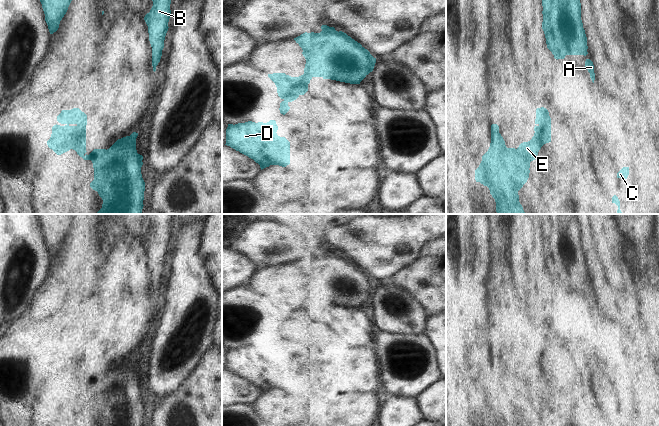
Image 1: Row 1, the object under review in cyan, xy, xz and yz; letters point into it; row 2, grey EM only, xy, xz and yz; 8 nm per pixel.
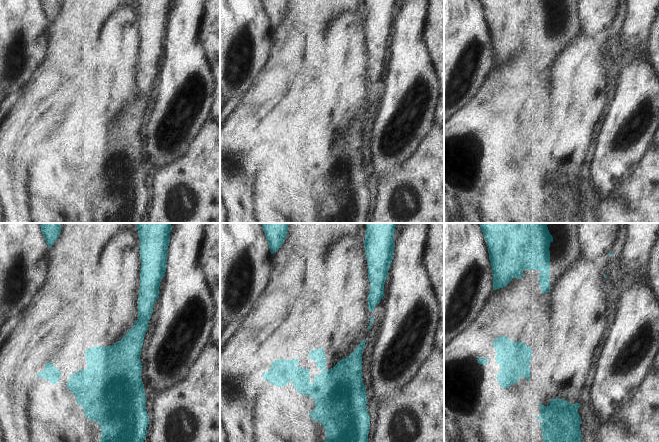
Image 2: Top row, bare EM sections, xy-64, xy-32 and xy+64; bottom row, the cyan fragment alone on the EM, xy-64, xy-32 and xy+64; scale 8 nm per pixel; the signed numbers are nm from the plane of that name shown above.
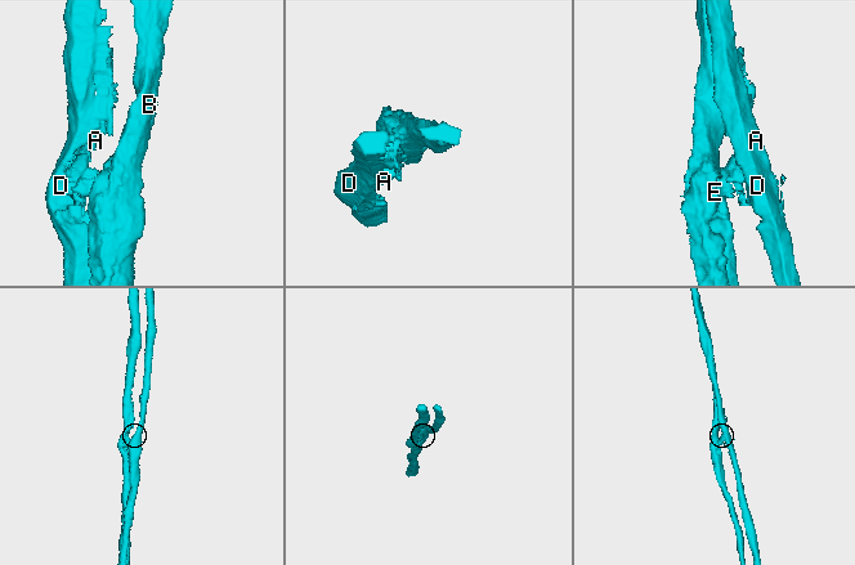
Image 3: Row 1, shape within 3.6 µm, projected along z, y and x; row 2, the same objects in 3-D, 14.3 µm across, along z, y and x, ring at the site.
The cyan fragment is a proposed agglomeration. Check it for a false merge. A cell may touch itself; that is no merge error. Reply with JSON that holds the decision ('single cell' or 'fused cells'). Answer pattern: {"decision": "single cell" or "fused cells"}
{"decision": "fused cells"}

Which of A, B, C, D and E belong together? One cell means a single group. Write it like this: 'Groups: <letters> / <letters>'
Groups: A C D / B E

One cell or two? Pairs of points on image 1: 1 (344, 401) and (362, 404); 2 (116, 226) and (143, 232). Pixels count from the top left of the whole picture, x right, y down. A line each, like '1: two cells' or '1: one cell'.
1: one cell
2: two cells

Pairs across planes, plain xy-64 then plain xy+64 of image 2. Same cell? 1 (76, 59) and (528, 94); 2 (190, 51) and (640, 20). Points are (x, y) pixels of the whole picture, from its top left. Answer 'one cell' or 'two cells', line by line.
1: one cell
2: two cells

